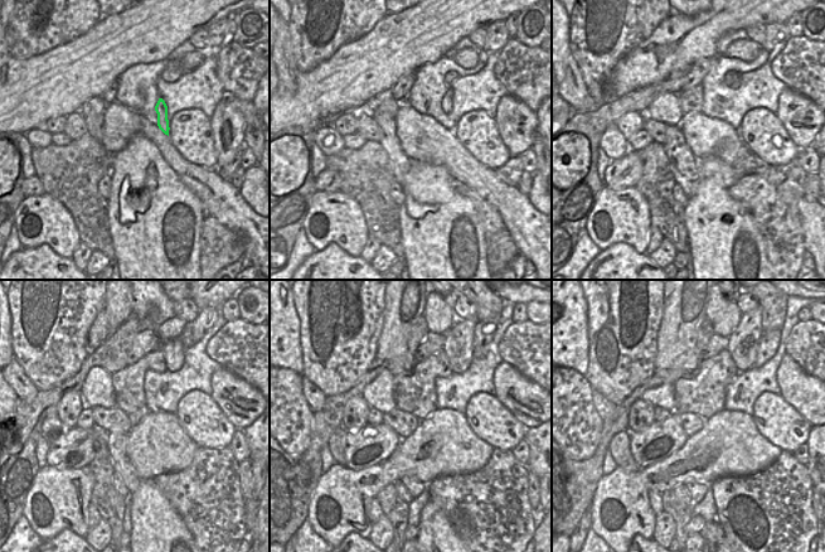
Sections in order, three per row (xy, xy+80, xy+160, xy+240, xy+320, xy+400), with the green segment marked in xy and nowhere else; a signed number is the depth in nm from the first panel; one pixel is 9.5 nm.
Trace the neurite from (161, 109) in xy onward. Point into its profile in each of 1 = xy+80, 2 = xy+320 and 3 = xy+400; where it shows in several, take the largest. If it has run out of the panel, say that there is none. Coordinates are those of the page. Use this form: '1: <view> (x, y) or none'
1: xy+80 (446, 103)
2: xy+320 (457, 347)
3: xy+400 (743, 342)

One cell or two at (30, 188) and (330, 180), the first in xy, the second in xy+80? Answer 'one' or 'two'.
one

